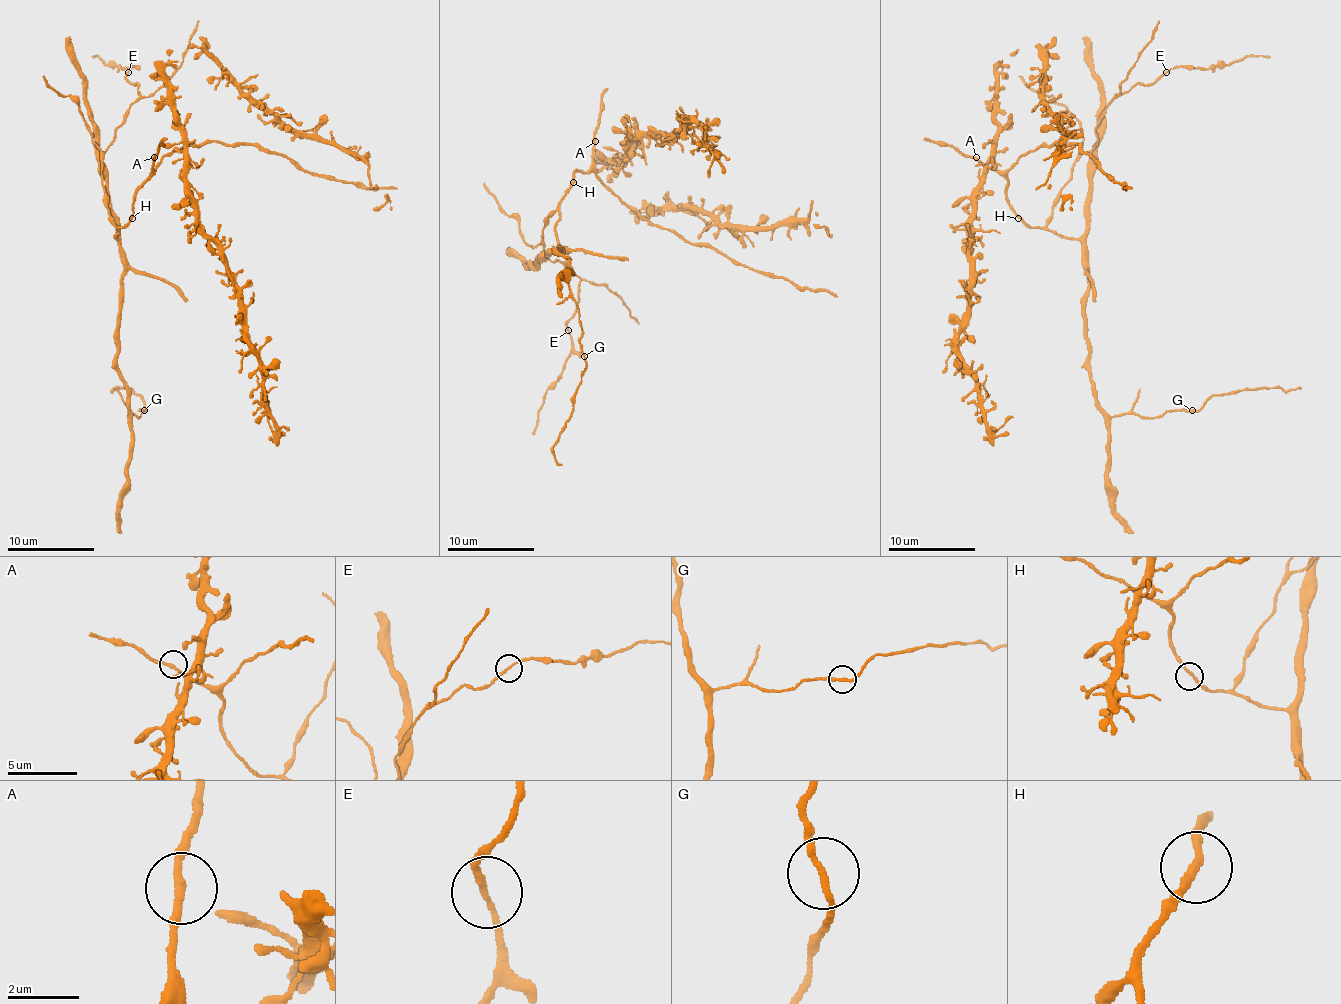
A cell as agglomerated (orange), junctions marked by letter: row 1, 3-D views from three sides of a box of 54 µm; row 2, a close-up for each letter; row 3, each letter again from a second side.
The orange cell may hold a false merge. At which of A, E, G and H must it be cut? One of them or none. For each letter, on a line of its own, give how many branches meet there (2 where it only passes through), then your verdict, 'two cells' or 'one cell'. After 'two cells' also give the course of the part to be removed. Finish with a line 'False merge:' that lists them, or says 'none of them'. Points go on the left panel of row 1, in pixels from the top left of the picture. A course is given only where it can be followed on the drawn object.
A: 2 branches meet; one cell
E: 2 branches meet; one cell
G: 2 branches meet; one cell
H: 2 branches meet; one cell
False merge: none of them

